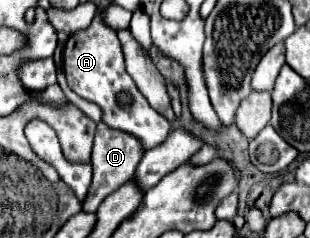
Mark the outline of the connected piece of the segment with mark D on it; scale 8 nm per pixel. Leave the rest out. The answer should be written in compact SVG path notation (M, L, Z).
M100 122L96 126L96 138L94 138L94 150L92 150L92 166L94 166L94 178L88 190L88 196L82 202L82 212L96 212L100 202L110 196L112 192L116 192L120 186L124 186L128 182L128 178L132 180L134 172L136 172L136 164L140 162L140 156L144 154L144 150L140 148L140 144L132 138L126 136L124 132L116 132L112 128L108 128L104 122Z

